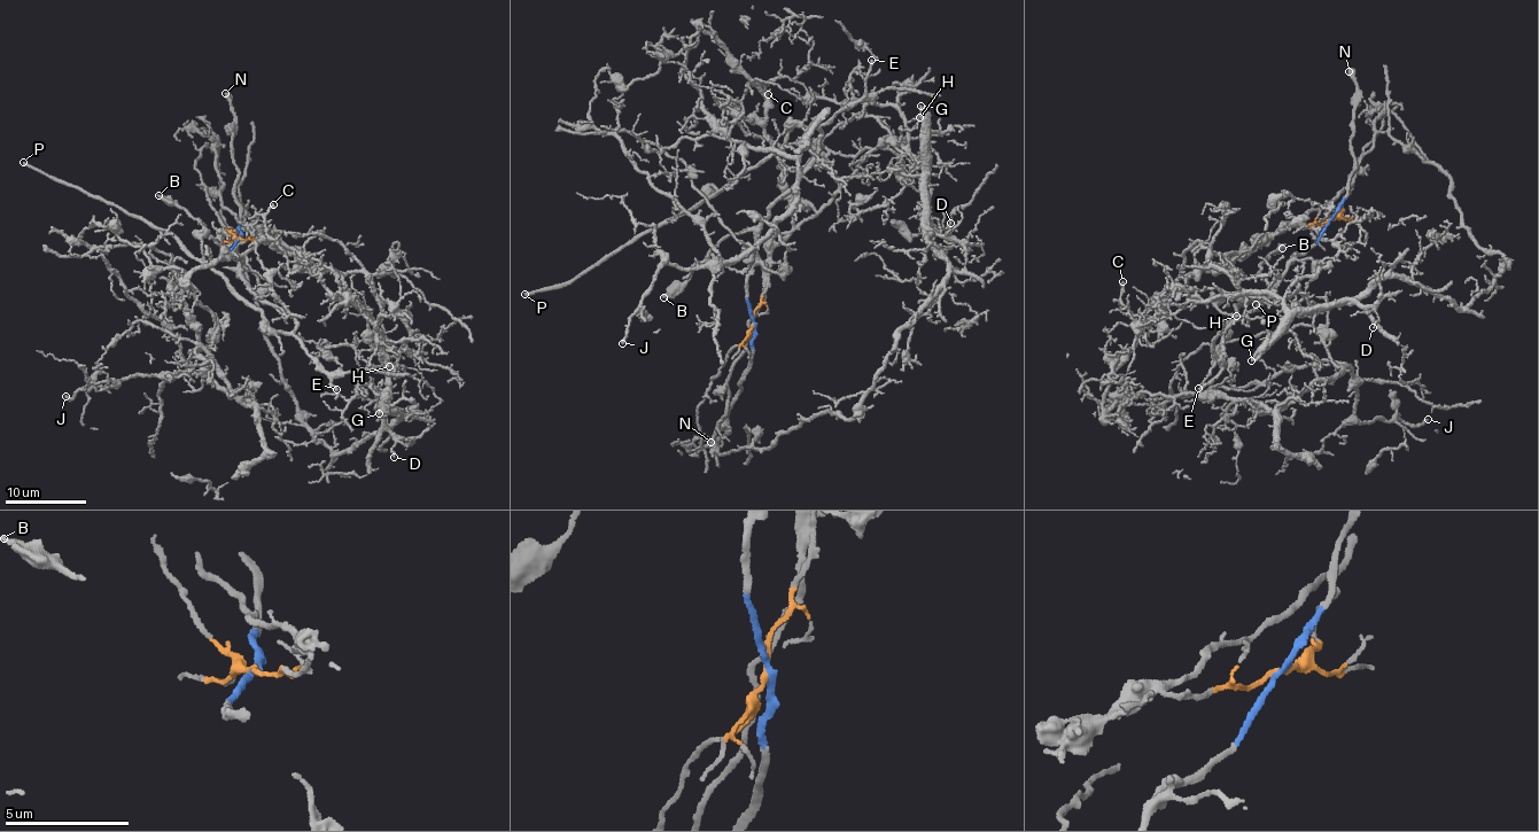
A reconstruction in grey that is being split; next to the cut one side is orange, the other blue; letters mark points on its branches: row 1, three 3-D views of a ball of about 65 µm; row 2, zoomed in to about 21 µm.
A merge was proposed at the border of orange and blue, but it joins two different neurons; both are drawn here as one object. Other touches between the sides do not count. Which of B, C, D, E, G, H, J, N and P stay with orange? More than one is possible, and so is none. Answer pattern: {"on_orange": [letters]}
{"on_orange": ["C", "D", "G", "H", "J"]}

